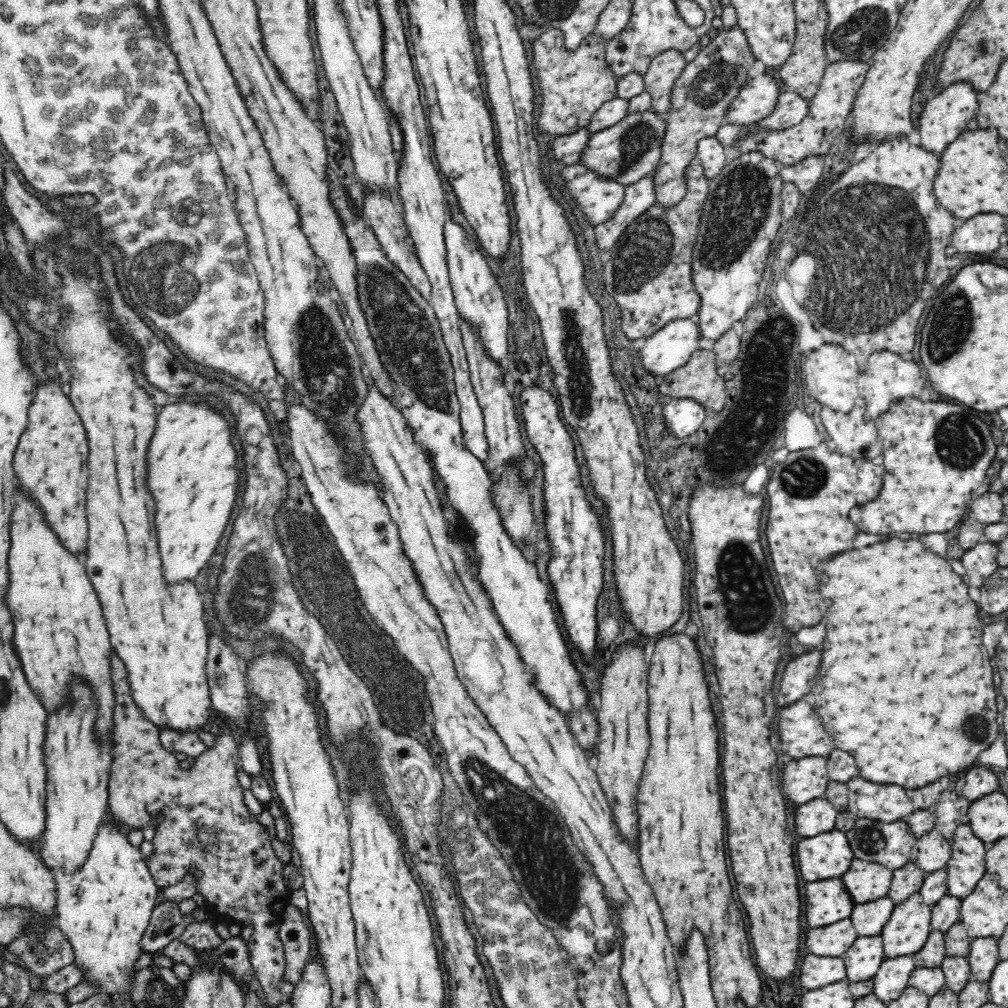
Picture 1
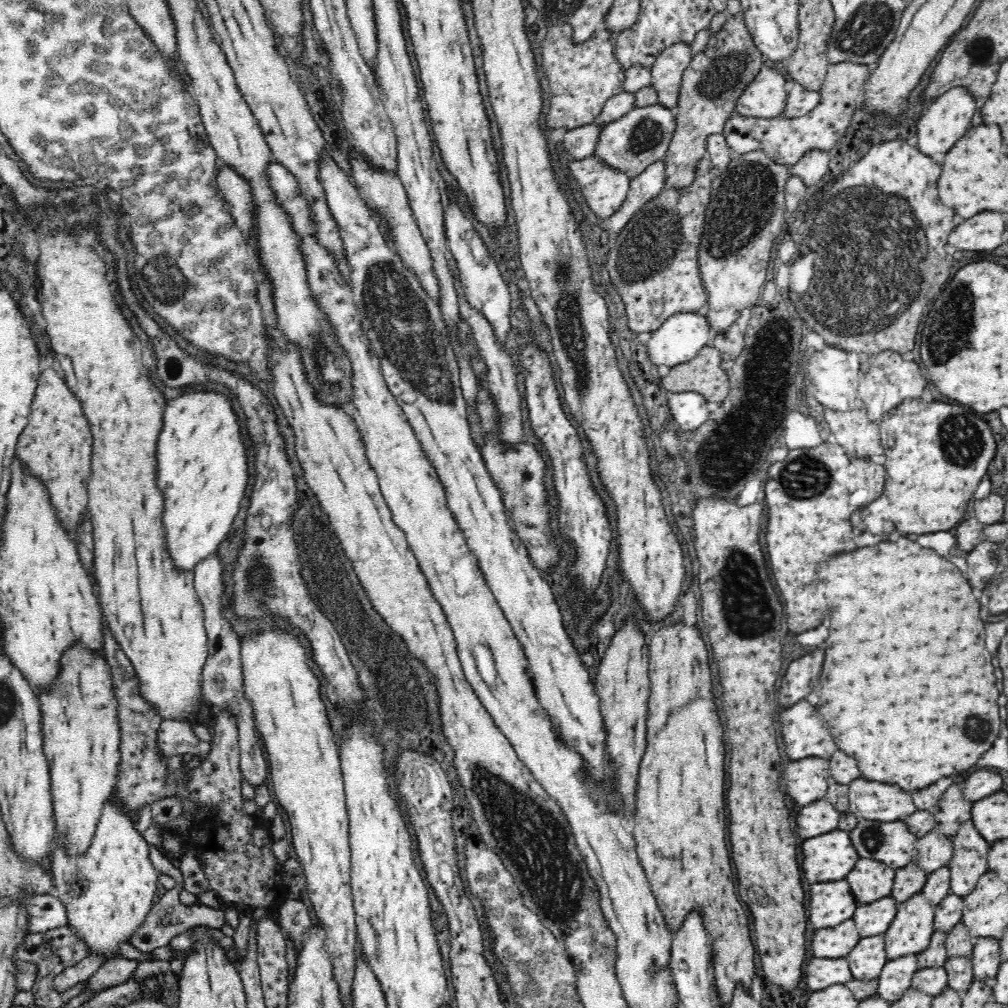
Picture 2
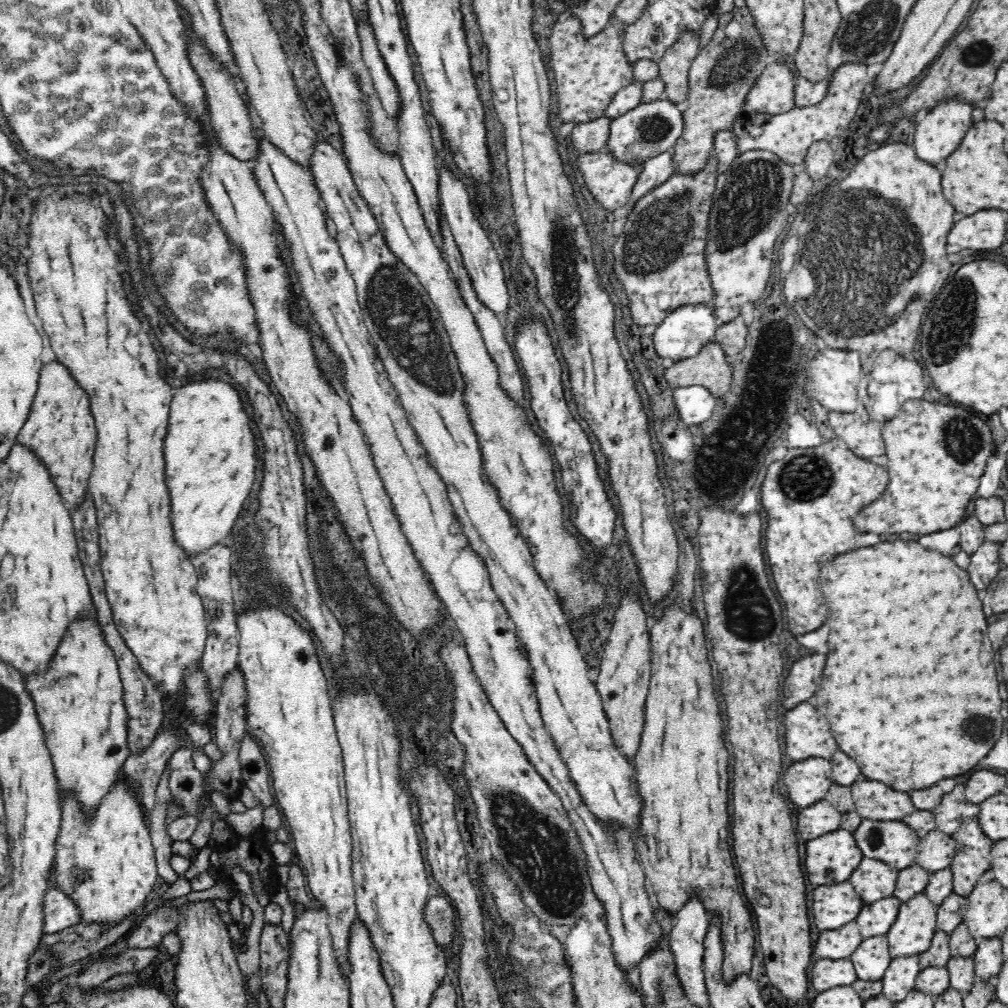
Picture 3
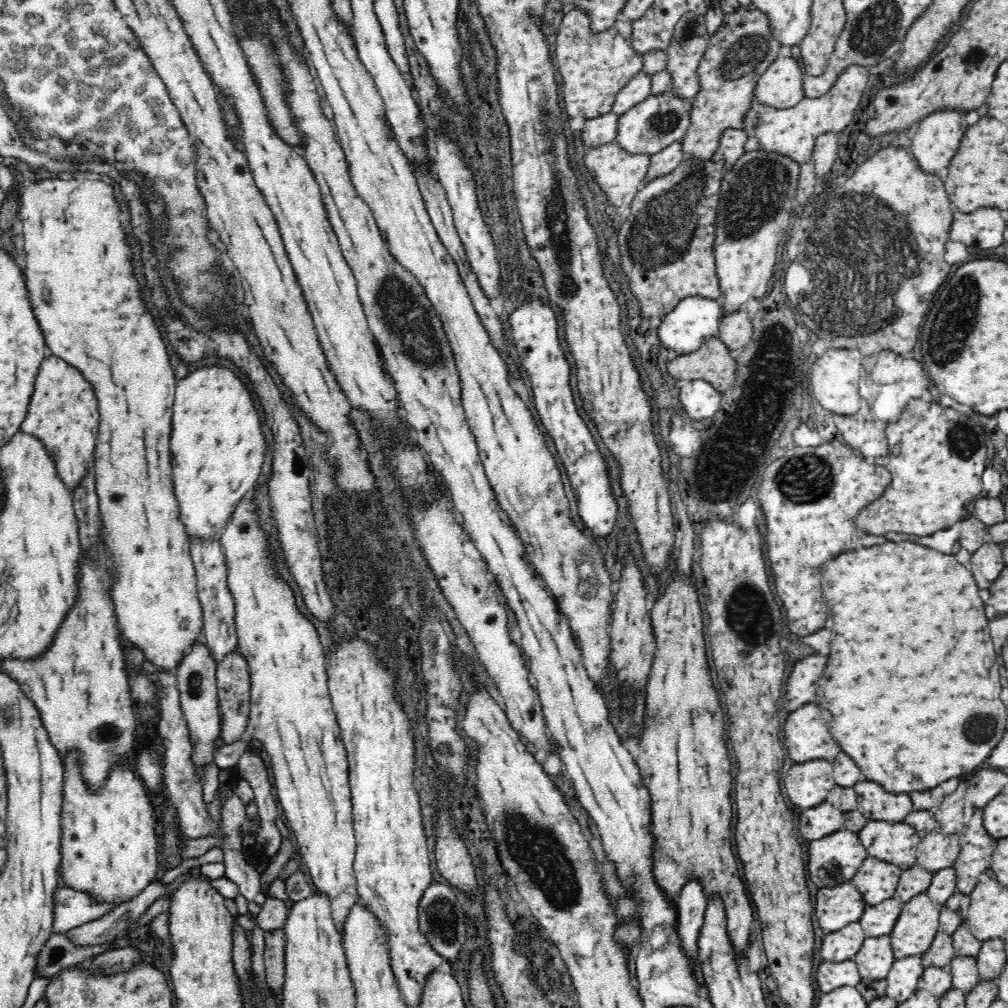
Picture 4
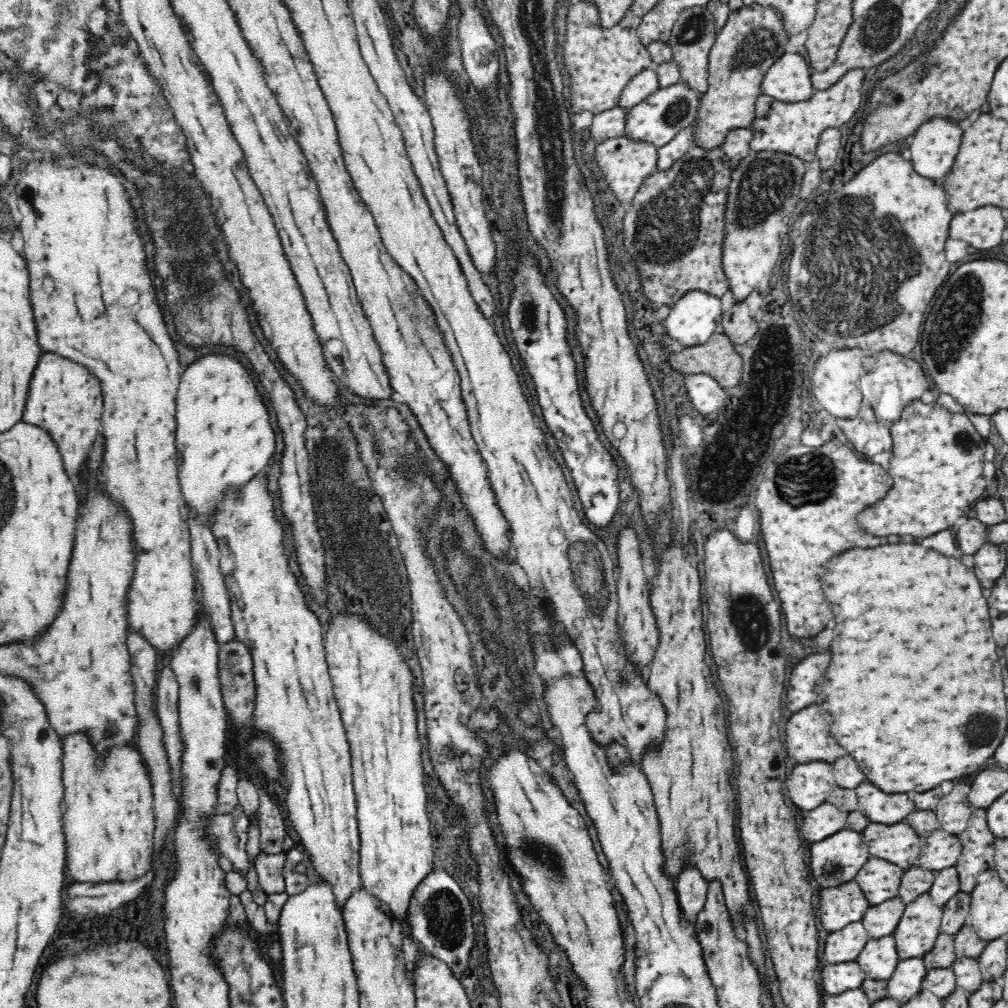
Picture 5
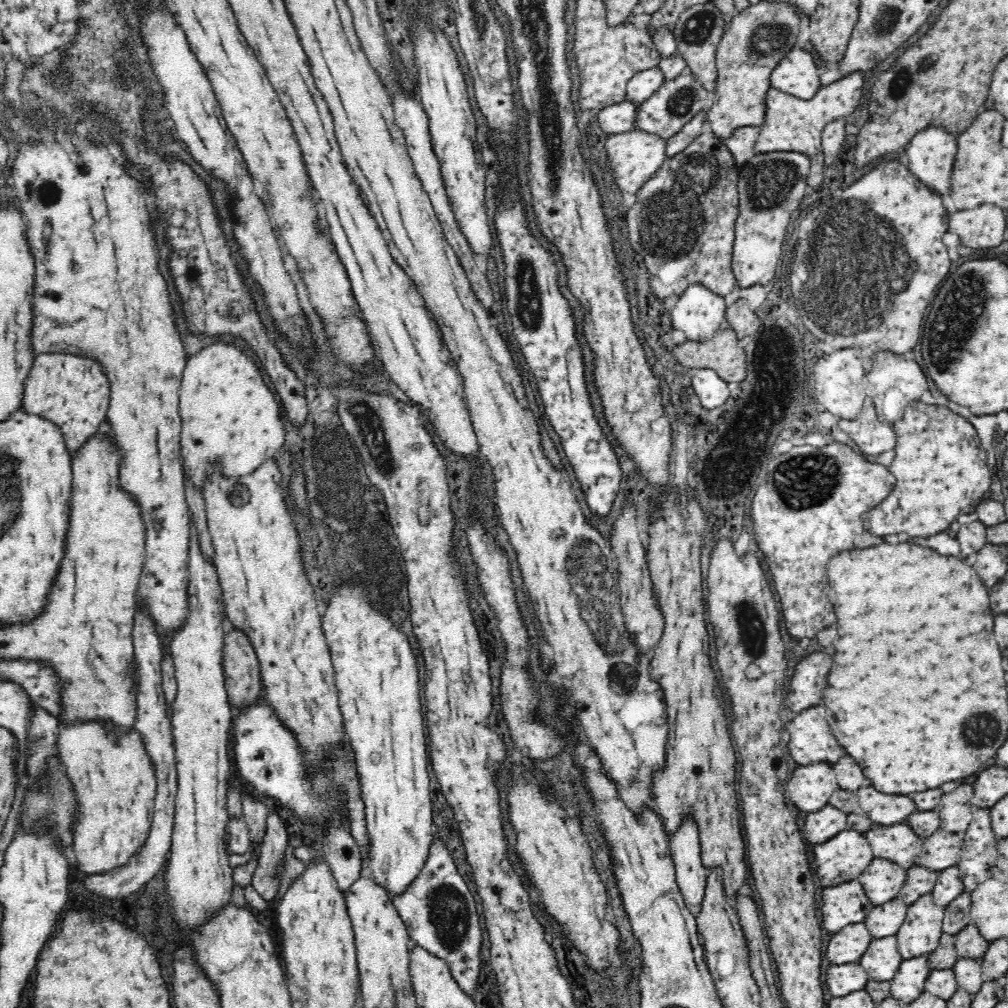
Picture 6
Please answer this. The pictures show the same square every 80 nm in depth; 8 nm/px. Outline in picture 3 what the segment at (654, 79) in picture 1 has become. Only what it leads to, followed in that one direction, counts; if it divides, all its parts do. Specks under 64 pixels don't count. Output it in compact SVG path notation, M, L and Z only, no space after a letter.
M684 31L678 42L666 49L662 58L656 61L658 79L662 80L668 101L680 106L686 101L688 72L698 53L698 33Z

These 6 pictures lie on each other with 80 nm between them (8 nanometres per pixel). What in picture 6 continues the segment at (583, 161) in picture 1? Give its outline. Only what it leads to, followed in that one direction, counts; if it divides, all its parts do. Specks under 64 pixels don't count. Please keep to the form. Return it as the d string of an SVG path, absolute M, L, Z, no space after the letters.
M686 70L674 80L665 82L650 98L636 108L636 120L632 128L654 134L665 141L674 136L685 124L688 124L700 111L710 108L714 95L702 87L698 79Z

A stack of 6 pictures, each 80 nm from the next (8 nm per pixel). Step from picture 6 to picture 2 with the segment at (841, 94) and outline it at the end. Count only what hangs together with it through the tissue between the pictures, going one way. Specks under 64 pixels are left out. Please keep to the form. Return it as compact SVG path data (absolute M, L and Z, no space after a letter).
M854 62L830 64L819 88L820 102L800 118L754 118L734 115L724 124L724 141L740 155L764 151L770 158L783 165L794 165L811 150L830 150L850 126L852 115L860 103L864 84L868 78L868 65Z

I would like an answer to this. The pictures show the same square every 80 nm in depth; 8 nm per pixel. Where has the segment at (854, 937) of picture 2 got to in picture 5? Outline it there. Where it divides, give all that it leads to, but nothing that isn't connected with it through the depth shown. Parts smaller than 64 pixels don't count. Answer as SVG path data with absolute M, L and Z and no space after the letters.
M862 921L851 922L844 930L828 934L825 939L824 958L830 964L856 961L870 939Z

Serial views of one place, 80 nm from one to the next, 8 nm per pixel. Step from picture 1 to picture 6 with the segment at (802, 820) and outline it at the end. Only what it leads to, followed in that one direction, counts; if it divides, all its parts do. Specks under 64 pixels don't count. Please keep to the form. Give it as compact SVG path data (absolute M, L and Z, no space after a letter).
M824 806L818 812L808 813L804 820L804 838L808 842L820 844L826 842L828 838L836 836L842 830L846 830L848 822L846 822L846 814L836 810L834 806Z

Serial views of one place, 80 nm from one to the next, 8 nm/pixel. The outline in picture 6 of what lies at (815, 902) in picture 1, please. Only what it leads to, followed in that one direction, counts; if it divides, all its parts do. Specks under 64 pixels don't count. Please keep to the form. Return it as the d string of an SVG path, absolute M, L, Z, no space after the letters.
M858 879L822 890L821 924L826 930L838 933L844 926L863 921L872 904Z

